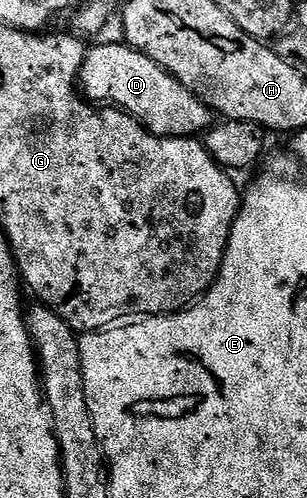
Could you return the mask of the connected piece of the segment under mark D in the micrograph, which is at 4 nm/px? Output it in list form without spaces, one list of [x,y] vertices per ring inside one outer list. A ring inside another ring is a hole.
[[[124,41],[118,43],[101,43],[98,47],[90,46],[85,52],[85,60],[81,66],[79,87],[86,100],[97,105],[116,107],[119,111],[126,111],[132,119],[138,119],[152,135],[159,135],[162,139],[188,139],[200,136],[211,126],[211,112],[195,93],[191,93],[171,73],[167,73],[155,61]]]

